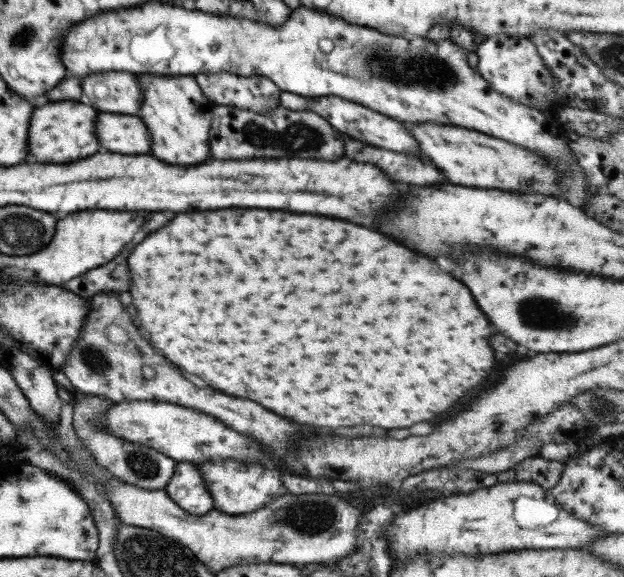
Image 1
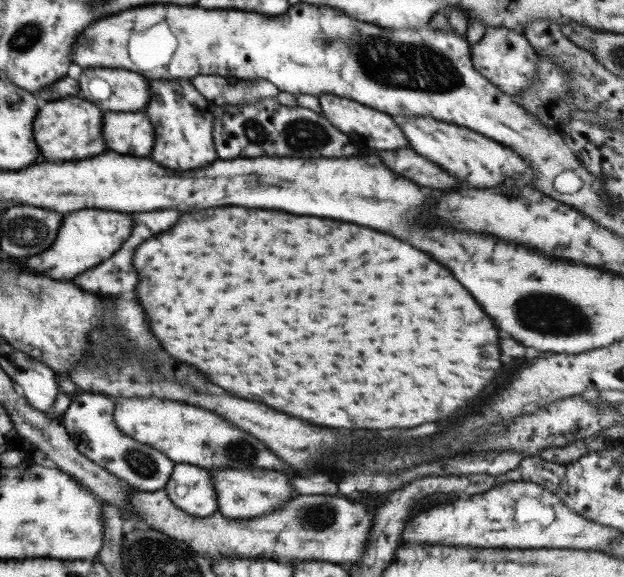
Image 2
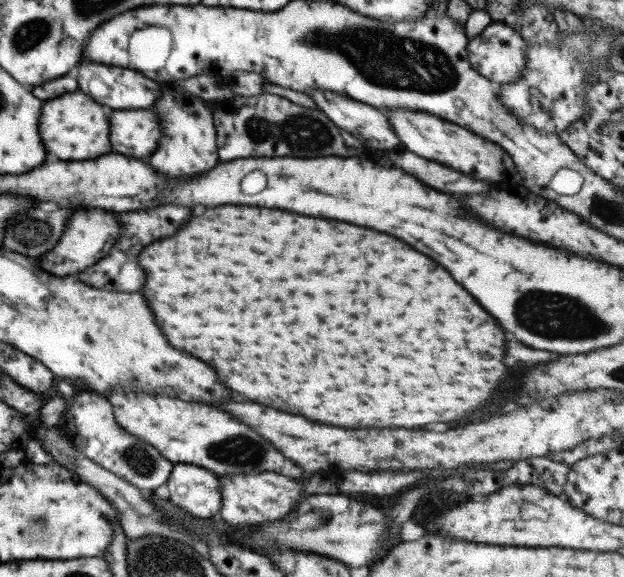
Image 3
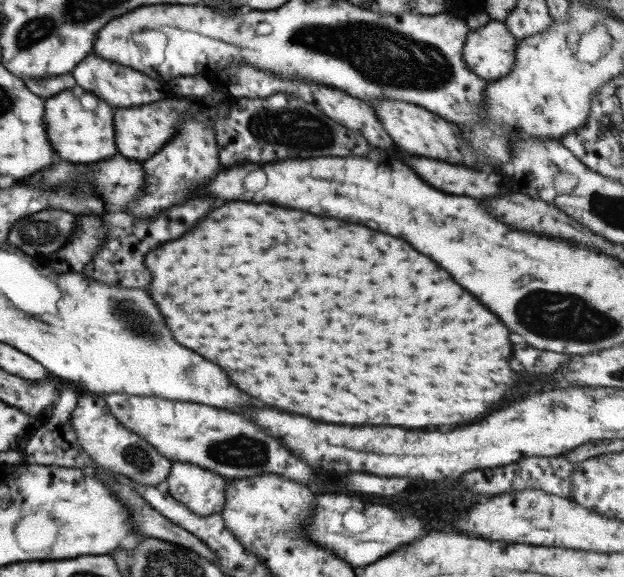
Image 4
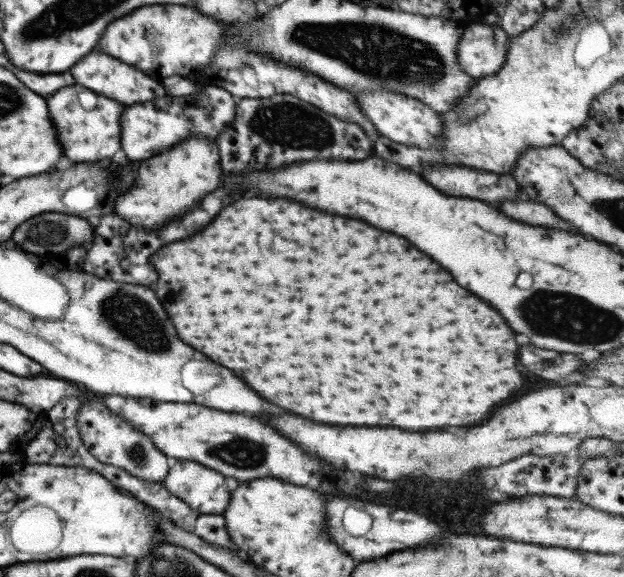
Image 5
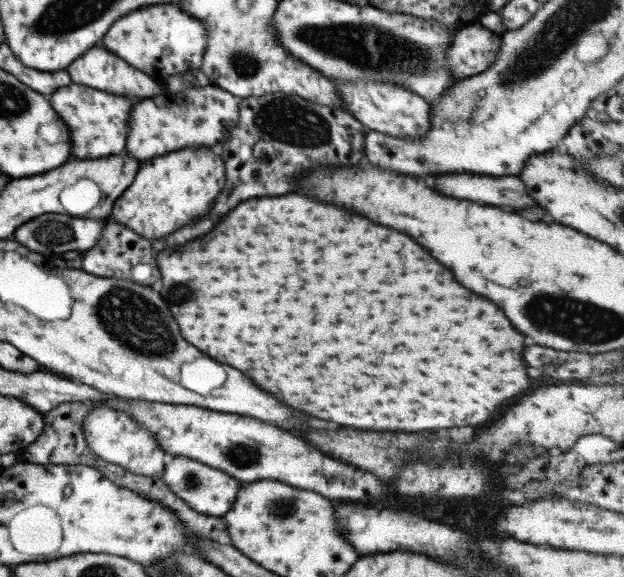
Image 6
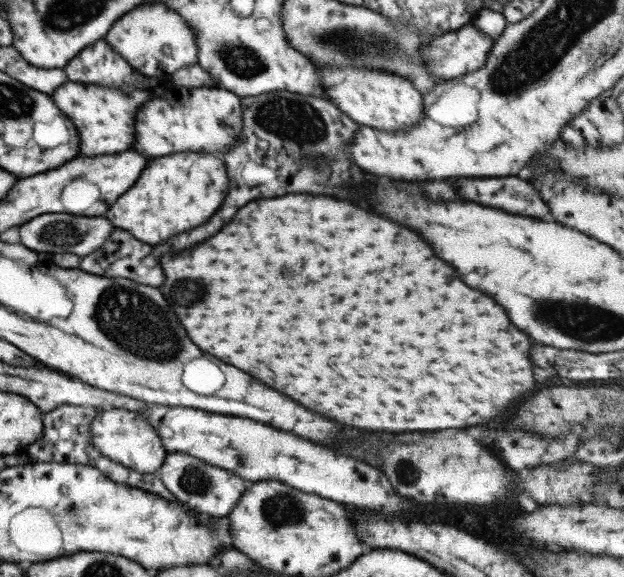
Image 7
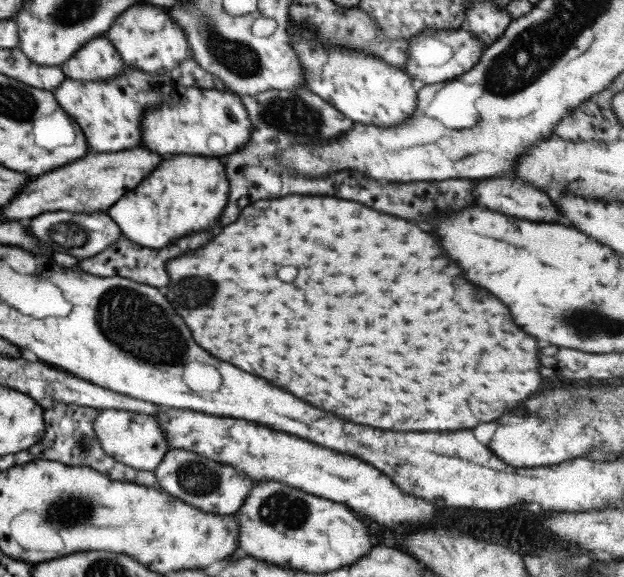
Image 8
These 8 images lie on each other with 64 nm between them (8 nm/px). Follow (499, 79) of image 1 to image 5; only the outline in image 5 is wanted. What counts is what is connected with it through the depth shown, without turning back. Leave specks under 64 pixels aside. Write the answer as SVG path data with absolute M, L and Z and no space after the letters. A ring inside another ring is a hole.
M497 23L466 24L455 49L461 70L474 80L495 75L505 63L509 37Z

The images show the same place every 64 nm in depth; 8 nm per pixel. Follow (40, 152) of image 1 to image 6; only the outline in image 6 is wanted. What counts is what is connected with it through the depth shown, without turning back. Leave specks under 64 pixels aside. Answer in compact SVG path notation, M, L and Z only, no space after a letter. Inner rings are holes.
M68 84L63 88L56 88L49 96L51 108L63 118L63 122L71 128L69 132L69 142L71 142L71 156L79 160L93 160L101 156L111 156L117 154L119 150L125 148L125 122L127 114L131 110L131 102L122 96L114 96L108 92L101 92L81 84ZM81 92L87 92L87 100L81 98ZM115 98L115 102L113 102Z

